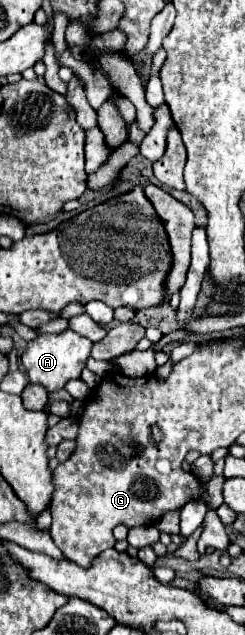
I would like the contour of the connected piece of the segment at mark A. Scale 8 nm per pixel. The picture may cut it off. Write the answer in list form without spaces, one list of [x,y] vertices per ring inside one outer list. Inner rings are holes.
[[[66,330],[62,334],[38,334],[36,340],[28,342],[28,348],[20,356],[20,362],[28,374],[30,384],[38,384],[44,386],[48,392],[56,392],[62,390],[68,380],[80,378],[80,372],[90,356],[90,350],[92,342],[72,330]]]

